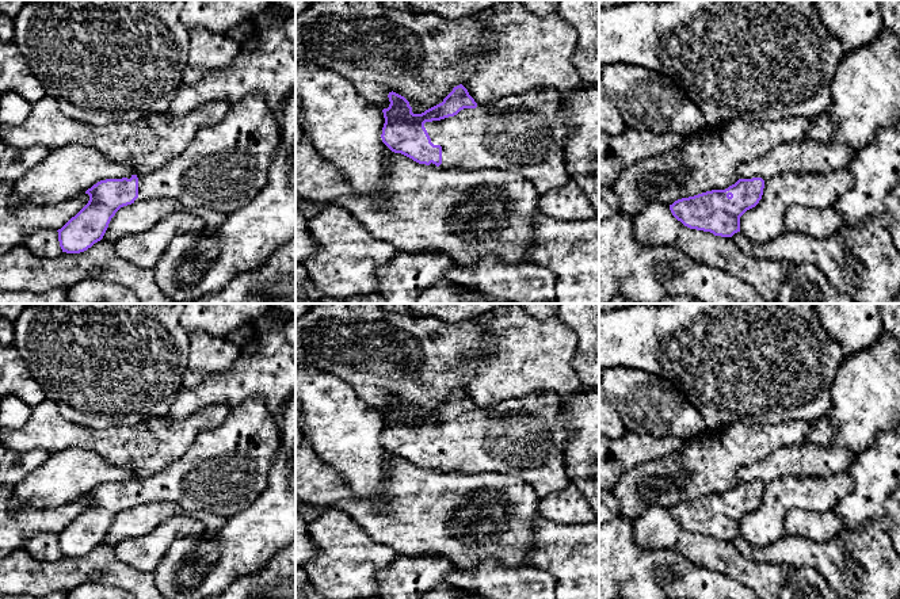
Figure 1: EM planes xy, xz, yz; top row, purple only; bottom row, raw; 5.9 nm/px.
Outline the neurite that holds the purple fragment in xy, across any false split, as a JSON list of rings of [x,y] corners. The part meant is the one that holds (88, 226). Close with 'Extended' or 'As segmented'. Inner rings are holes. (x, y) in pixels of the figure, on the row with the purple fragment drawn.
[[[260,94],[248,95],[230,104],[217,125],[198,130],[190,145],[163,167],[146,175],[100,180],[88,188],[88,203],[57,230],[60,247],[66,253],[87,251],[103,239],[121,207],[153,198],[172,198],[186,209],[207,207],[228,215],[248,205],[266,186],[279,142],[279,117],[270,111]]]. Extended

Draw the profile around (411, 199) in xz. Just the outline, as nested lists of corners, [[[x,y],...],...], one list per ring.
[[[308,138],[295,145],[295,194],[305,201],[350,210],[373,236],[397,251],[441,251],[459,266],[472,266],[480,259],[529,263],[541,194],[520,173],[496,168],[442,169],[393,152],[385,164],[384,191],[388,199],[375,203],[355,192]]]

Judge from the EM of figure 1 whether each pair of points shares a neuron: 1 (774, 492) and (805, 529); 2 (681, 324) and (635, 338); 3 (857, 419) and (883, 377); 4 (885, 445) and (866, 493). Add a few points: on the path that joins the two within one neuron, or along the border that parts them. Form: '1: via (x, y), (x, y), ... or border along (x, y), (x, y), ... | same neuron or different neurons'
1: border along (822, 511), (792, 508), (786, 514), (782, 534) | different neurons
2: via (670, 334), (666, 338), (645, 338) | same neuron
3: via (861, 408), (877, 388) | same neuron
4: via (885, 457), (885, 465), (876, 474), (874, 481) | same neuron

